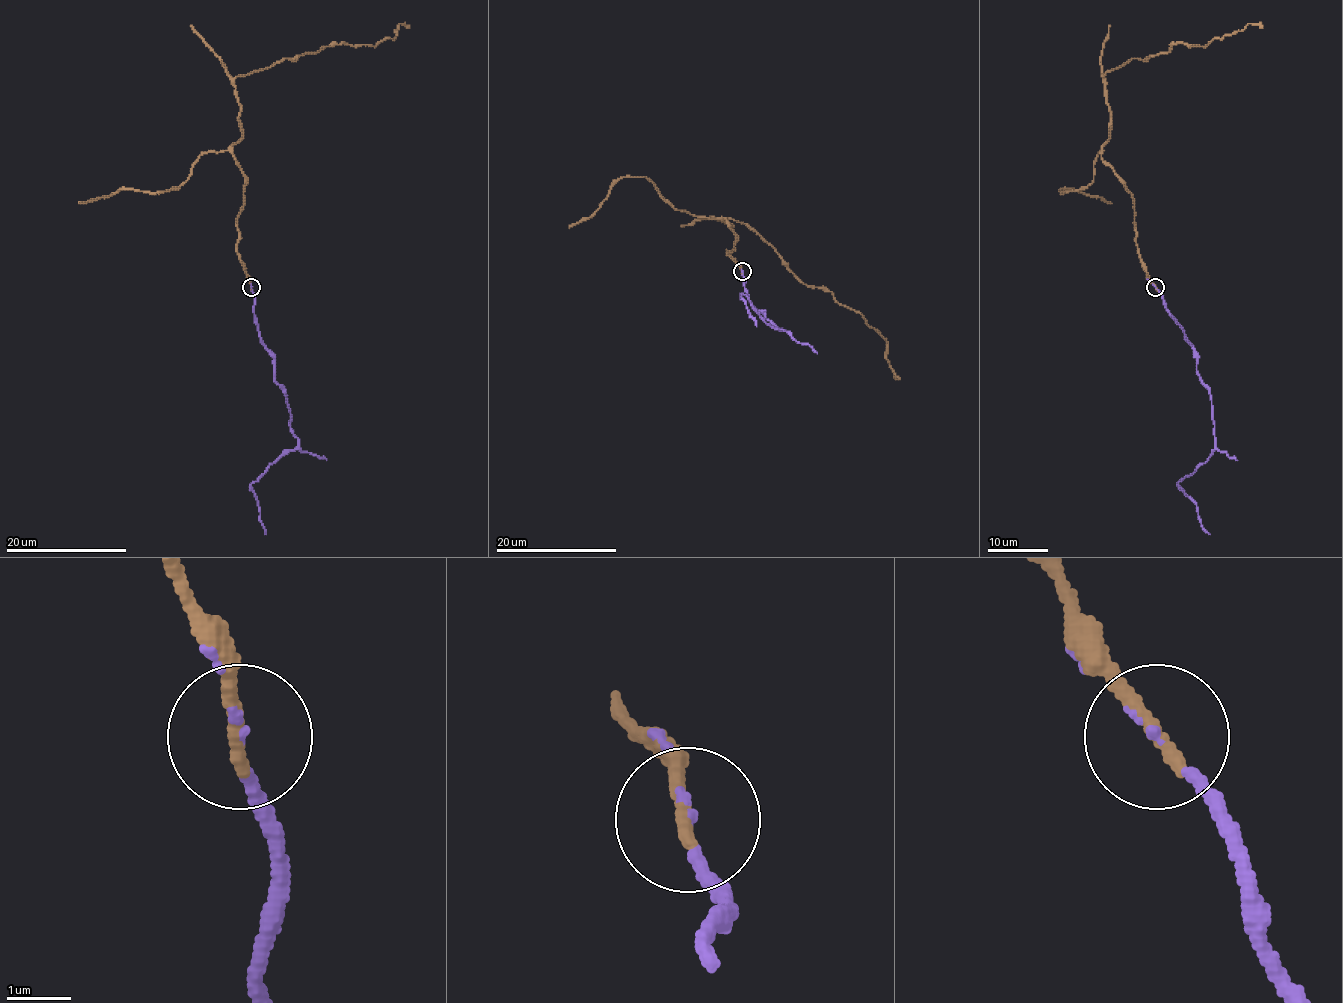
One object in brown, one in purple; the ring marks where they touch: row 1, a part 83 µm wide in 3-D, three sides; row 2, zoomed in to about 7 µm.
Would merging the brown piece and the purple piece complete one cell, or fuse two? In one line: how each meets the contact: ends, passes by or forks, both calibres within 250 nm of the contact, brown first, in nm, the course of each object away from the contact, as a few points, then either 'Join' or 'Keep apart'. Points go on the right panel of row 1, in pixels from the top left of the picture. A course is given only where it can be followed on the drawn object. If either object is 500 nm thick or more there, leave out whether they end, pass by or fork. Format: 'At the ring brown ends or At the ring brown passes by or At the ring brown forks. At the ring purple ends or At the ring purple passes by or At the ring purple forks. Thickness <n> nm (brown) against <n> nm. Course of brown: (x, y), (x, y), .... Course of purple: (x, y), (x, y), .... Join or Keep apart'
At the ring brown ends. At the ring purple passes by. Thickness 280 nm (brown) against 90 nm. Course of brown: (1155, 286), (1133, 194), (1101, 156), (1102, 76), (1172, 45), (1263, 28). Course of purple: (1155, 286), (1193, 350), (1199, 380), (1211, 396), (1214, 448), (1178, 484), (1196, 505), (1199, 522), (1210, 534). Join

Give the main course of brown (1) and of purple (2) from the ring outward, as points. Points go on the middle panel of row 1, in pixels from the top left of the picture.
1: (741, 272), (728, 255), (735, 234), (723, 217), (753, 228), (803, 282), (857, 311), (886, 340), (900, 379)
2: (741, 272), (750, 302), (776, 328), (788, 331), (771, 328), (741, 294), (756, 326)

